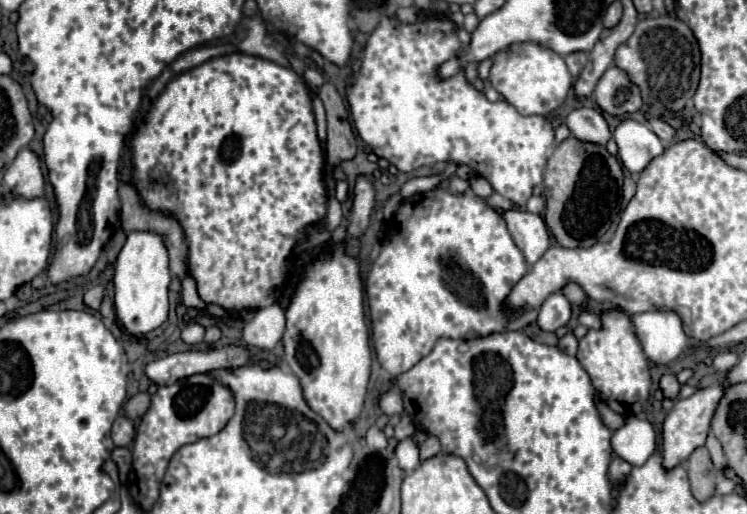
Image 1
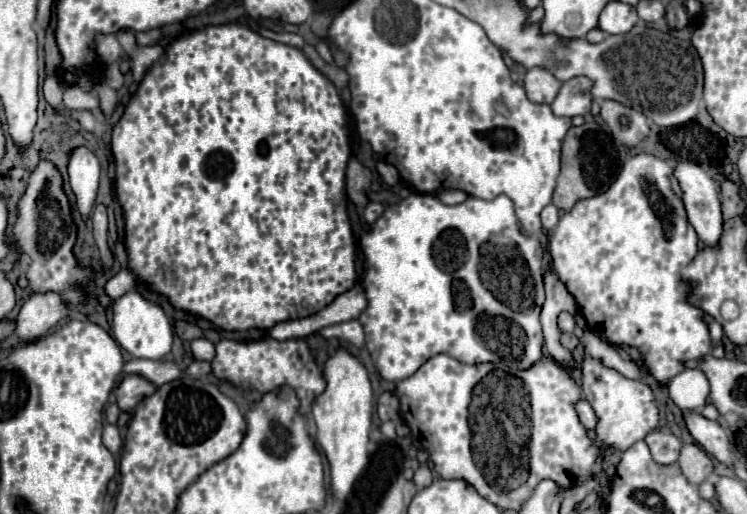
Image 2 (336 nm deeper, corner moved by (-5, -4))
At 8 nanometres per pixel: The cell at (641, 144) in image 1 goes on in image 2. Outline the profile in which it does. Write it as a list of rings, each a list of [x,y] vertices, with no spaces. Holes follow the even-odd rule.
[[[680,162],[674,176],[684,192],[682,200],[688,220],[696,228],[700,242],[704,246],[718,246],[724,230],[724,218],[716,182],[694,162]]]

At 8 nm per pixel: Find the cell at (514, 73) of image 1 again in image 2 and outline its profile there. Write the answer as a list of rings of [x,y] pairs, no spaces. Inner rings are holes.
[[[530,68],[524,76],[526,96],[536,104],[552,104],[560,86],[562,84],[544,68]]]

